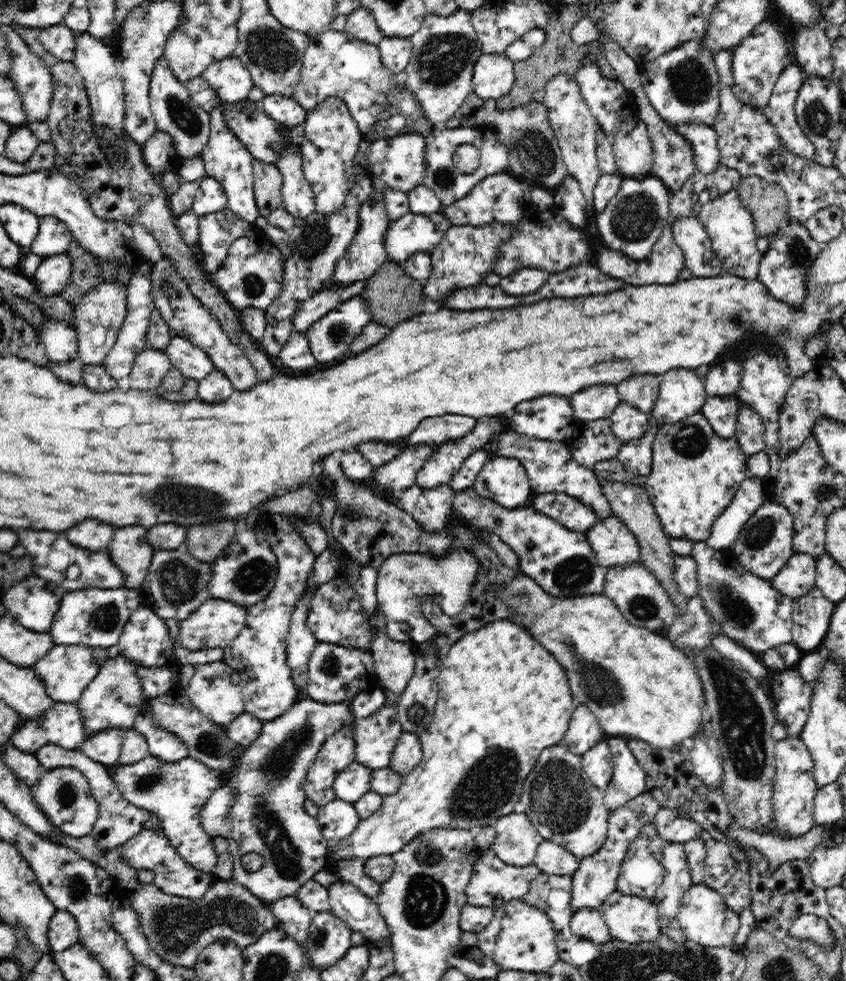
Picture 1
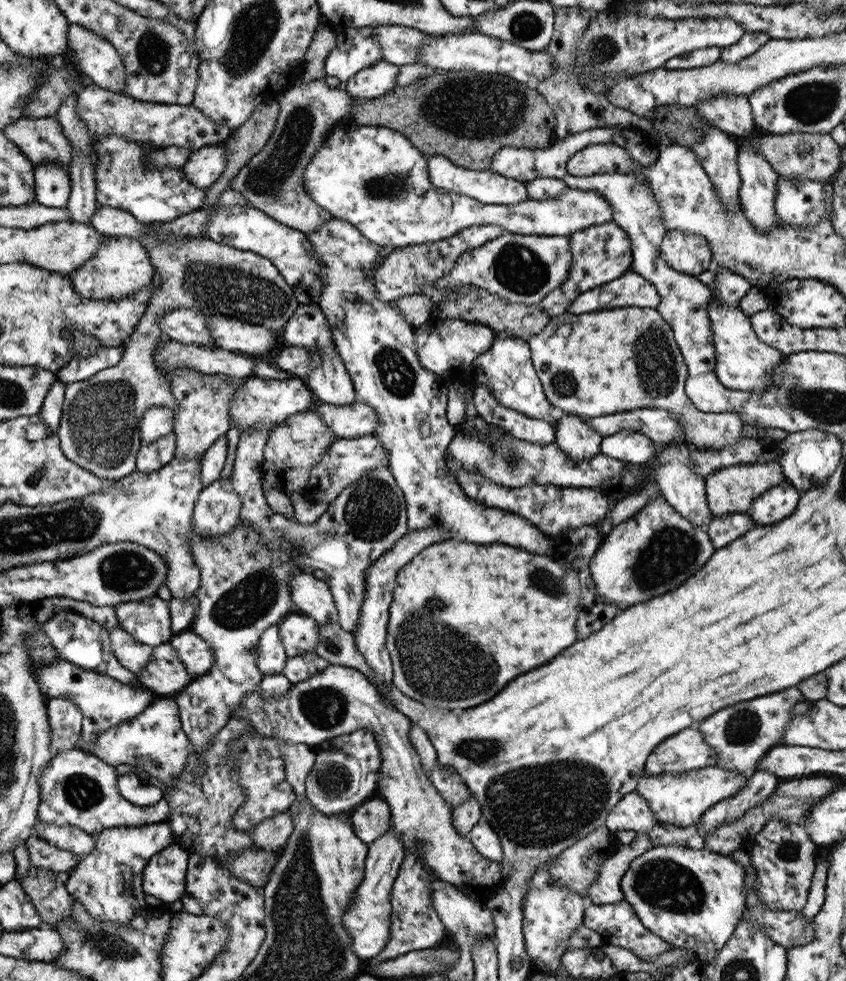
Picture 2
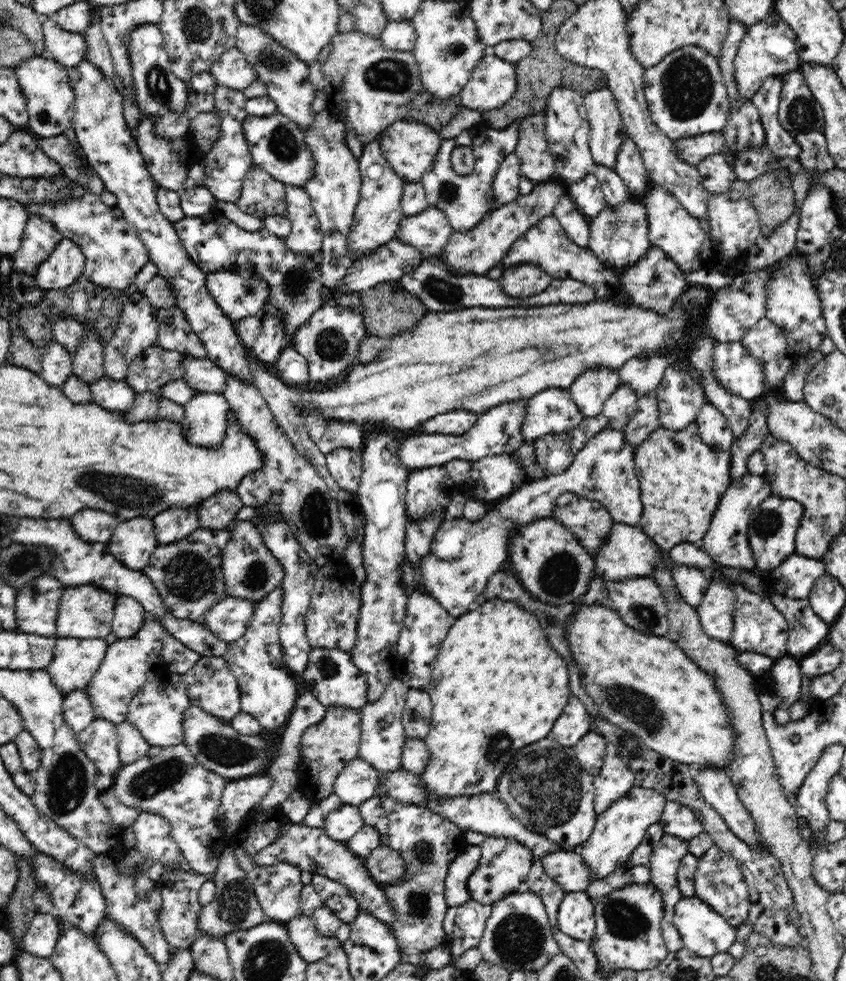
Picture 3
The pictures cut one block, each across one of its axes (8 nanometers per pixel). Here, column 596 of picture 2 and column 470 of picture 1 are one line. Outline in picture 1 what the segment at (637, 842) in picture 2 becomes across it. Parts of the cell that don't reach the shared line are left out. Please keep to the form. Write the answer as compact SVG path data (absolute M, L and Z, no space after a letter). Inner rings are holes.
M491 848L484 850L479 860L472 867L470 884L465 891L467 904L498 909L511 900L523 899L531 888L532 880L537 878L541 871L535 865L514 867L504 864Z

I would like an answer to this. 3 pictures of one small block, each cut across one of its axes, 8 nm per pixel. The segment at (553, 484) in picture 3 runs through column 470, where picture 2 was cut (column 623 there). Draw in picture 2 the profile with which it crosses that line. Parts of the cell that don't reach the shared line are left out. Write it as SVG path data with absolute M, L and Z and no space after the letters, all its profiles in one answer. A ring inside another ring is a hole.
M657 495L655 500L649 500L649 504L643 506L639 512L617 523L605 536L602 536L597 552L589 563L594 591L599 599L606 602L608 608L610 602L615 602L617 612L621 612L636 602L649 600L677 588L703 566L714 550L706 532L677 515L673 508L667 505L662 495Z

